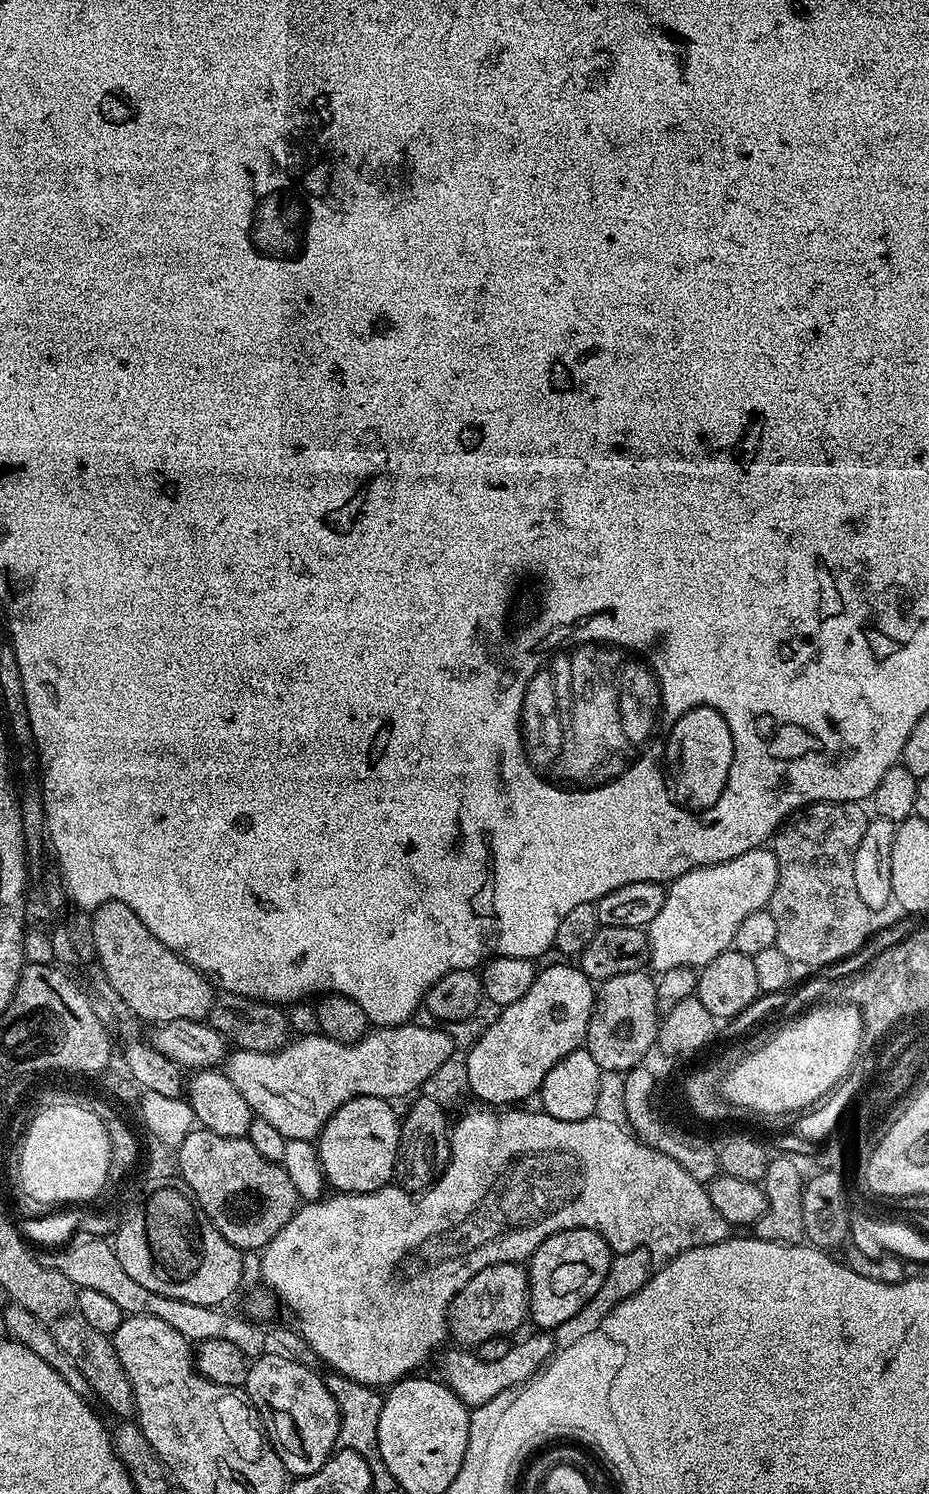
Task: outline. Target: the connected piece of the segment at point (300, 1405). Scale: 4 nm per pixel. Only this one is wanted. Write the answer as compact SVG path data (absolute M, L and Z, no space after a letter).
M261 1354L249 1363L243 1391L260 1416L264 1431L268 1433L268 1441L282 1458L282 1466L289 1477L299 1478L314 1474L328 1461L338 1444L340 1414L338 1402L327 1389L324 1376L319 1371L291 1361L290 1358Z

